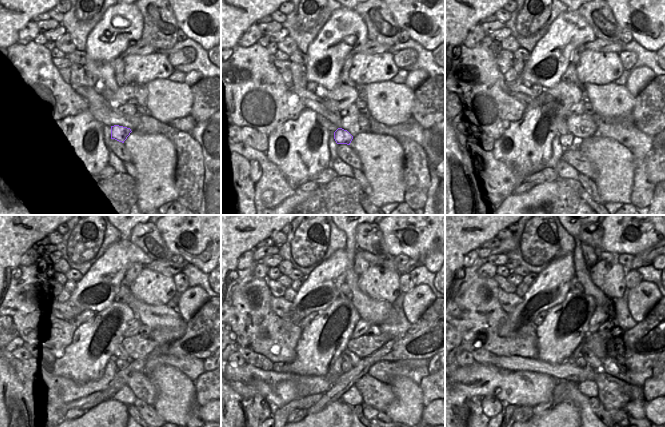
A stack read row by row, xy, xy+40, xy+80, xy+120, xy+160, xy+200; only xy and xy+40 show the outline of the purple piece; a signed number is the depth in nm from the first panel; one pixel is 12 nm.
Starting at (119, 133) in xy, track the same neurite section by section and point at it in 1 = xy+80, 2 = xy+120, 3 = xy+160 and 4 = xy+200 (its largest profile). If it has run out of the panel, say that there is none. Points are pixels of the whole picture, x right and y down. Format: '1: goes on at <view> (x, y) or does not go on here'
1: goes on at xy+80 (567, 140)
2: goes on at xy+120 (123, 359)
3: goes on at xy+160 (349, 358)
4: goes on at xy+200 (580, 361)

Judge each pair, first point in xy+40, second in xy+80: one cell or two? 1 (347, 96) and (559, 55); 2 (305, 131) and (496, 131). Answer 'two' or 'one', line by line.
1: two
2: two

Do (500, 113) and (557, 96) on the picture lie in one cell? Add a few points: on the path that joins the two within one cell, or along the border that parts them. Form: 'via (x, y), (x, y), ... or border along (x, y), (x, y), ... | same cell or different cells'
border along (527, 104), (523, 114), (516, 121), (510, 122) | different cells

